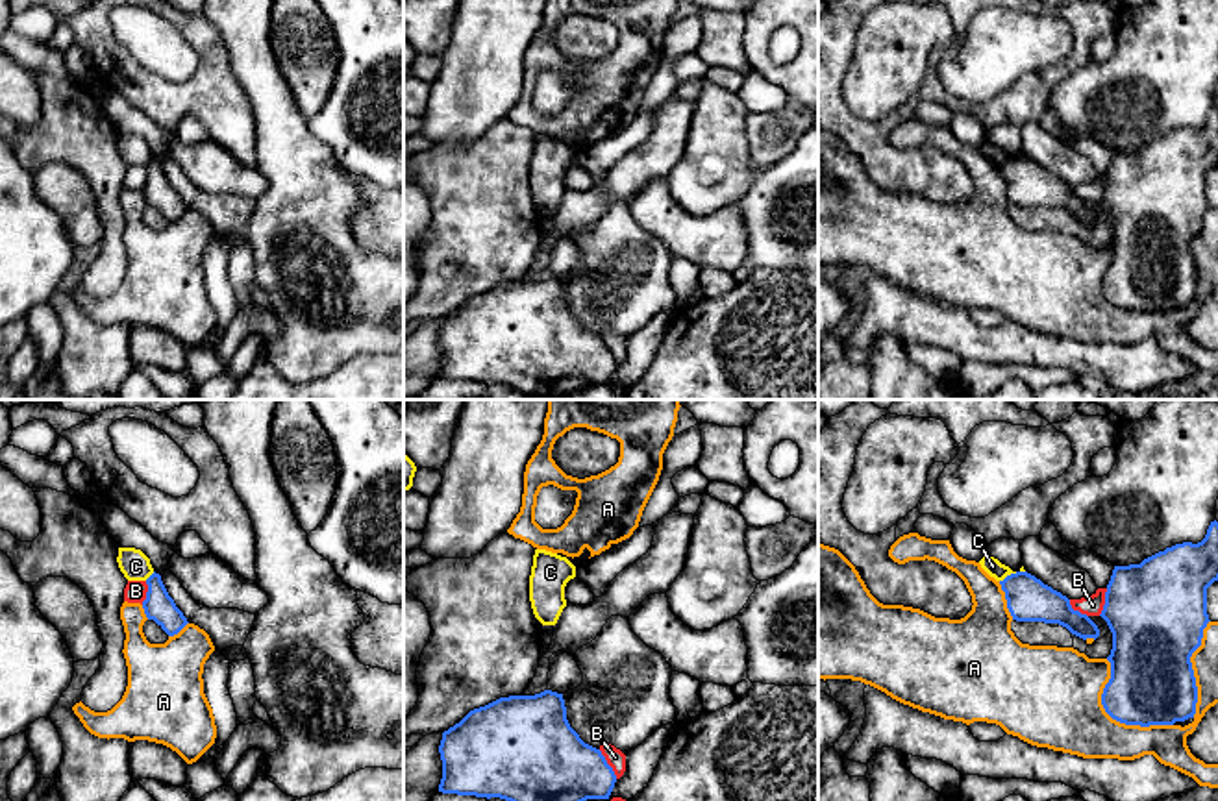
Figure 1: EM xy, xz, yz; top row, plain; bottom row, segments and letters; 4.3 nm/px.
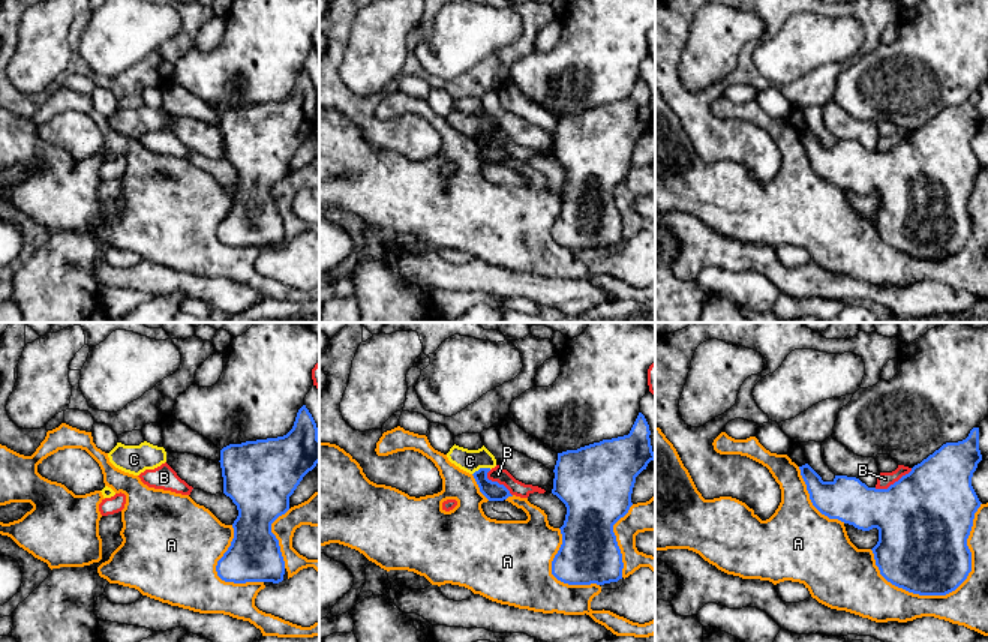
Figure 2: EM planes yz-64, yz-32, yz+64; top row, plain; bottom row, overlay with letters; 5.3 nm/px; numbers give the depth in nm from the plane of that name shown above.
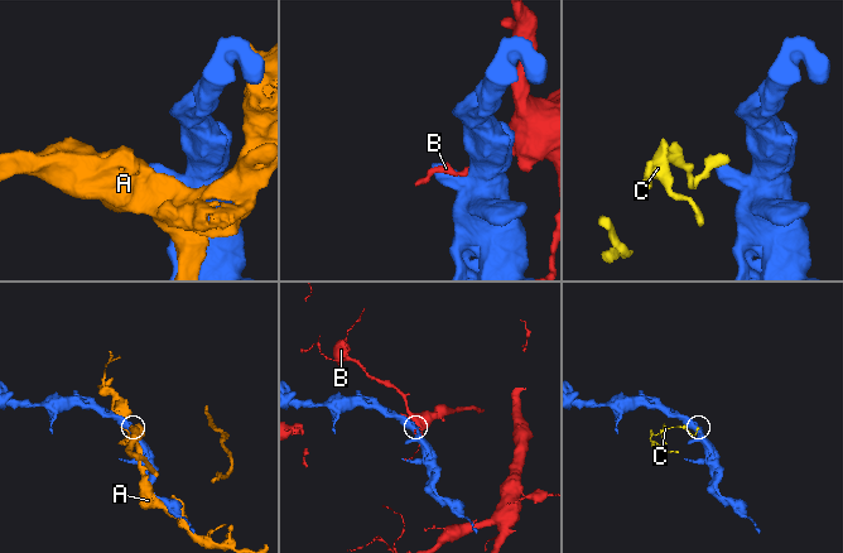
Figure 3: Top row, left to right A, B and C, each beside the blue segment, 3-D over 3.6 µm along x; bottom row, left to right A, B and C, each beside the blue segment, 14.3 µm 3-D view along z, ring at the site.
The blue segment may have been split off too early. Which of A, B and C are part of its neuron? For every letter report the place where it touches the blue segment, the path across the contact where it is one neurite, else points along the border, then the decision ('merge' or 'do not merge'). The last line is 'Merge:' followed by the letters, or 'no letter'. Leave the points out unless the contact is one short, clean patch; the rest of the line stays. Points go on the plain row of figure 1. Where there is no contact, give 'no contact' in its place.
A: contact yz (1113, 304); do not merge
B: contact xz (608, 350); do not merge
C: contact yz (1007, 161); border yz (1017, 158), (1000, 167); do not merge
Merge: no letter

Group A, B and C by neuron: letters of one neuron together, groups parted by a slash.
A / B / C

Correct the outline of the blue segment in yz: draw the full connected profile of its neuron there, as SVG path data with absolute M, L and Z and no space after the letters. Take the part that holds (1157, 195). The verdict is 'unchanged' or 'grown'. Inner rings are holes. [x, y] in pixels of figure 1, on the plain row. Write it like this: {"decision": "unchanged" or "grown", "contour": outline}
{"decision": "unchanged", "contour": "M1218 107L1201 128L1183 128L1140 150L1114 152L1101 203L1112 218L1105 298L1125 311L1174 311L1194 303L1190 242L1207 213L1207 174L1218 166Z"}

